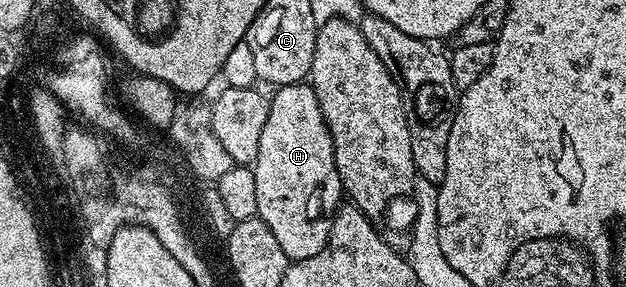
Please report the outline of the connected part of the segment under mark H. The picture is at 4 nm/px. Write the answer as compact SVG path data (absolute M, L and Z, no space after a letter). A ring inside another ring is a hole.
M305 82L286 84L278 87L273 101L268 101L269 113L265 119L257 149L261 151L261 168L252 165L255 174L255 198L257 199L257 216L275 234L275 242L289 256L290 261L298 262L319 255L321 240L316 240L308 221L305 221L305 200L309 200L309 192L313 192L313 184L317 180L329 180L329 140L325 140L325 132L321 132L321 120L317 120L317 110L313 108L313 96L305 92ZM265 172L269 172L269 184L261 184L265 180Z

